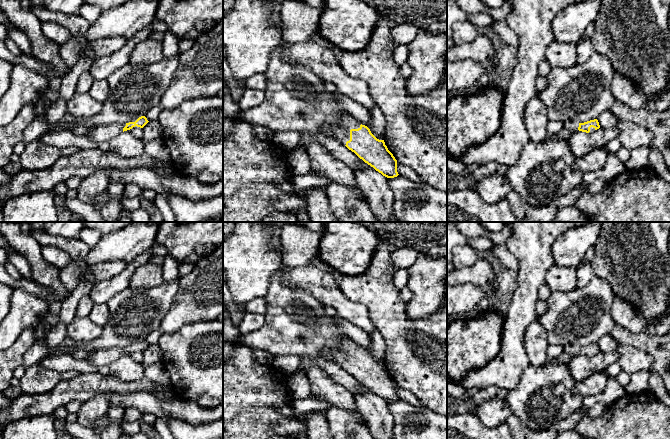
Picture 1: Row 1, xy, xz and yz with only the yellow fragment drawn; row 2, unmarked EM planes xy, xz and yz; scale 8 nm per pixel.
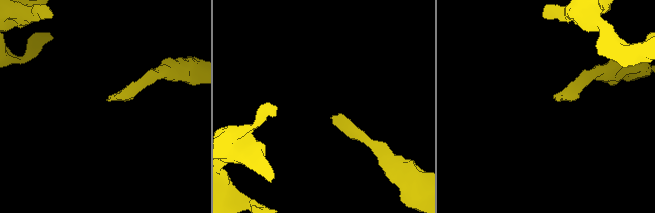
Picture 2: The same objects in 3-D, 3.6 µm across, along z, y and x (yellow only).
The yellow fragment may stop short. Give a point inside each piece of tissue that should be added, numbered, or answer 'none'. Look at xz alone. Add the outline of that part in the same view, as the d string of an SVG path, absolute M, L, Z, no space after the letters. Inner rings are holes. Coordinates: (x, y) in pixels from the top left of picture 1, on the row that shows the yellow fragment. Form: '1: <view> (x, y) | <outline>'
1: xz (341, 130) | M350 115L342 117L338 123L332 125L335 140L345 146L346 142L350 140L350 130L358 129L359 125L359 122Z

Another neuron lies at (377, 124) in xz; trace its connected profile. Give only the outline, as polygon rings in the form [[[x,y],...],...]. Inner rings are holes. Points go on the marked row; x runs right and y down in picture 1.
[[[375,106],[373,109],[368,110],[368,112],[370,114],[370,124],[367,127],[377,139],[384,140],[386,121],[382,111]]]

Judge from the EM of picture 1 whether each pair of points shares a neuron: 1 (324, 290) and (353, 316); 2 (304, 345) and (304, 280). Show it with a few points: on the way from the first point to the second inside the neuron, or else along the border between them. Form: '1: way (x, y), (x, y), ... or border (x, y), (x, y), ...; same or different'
1: way (331, 295), (346, 309); same
2: border (284, 277), (286, 284), (303, 289), (323, 304); different

